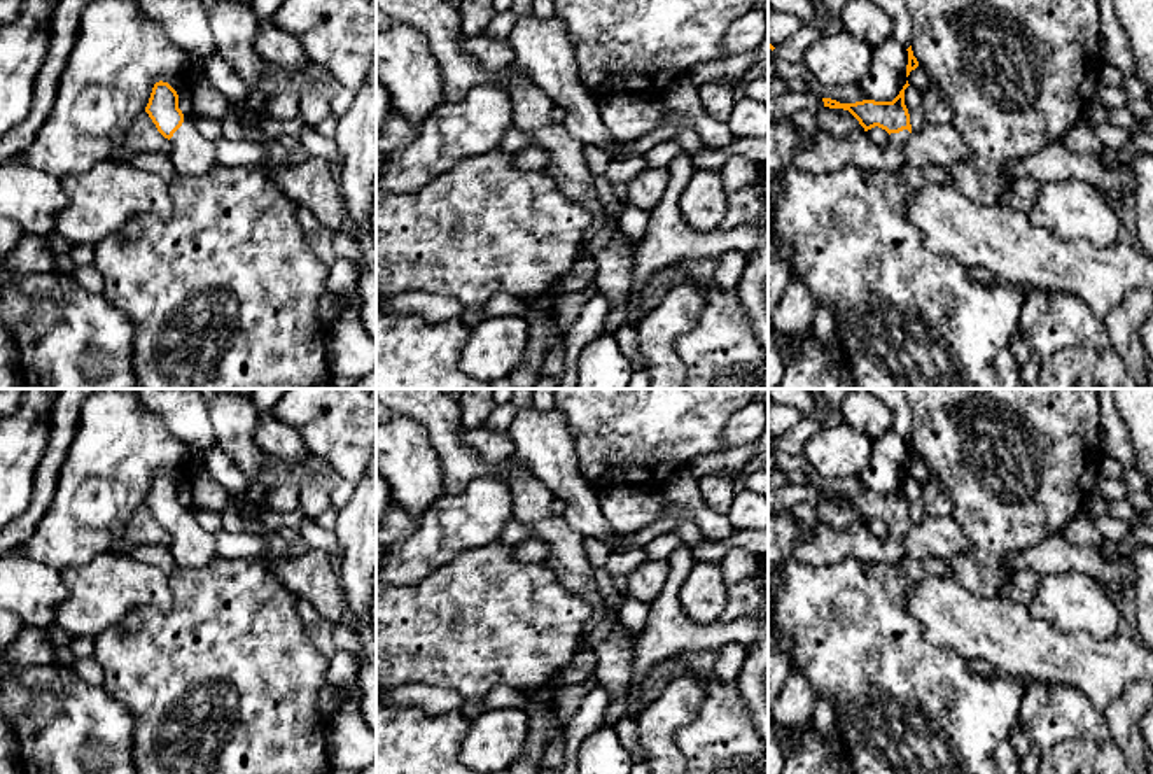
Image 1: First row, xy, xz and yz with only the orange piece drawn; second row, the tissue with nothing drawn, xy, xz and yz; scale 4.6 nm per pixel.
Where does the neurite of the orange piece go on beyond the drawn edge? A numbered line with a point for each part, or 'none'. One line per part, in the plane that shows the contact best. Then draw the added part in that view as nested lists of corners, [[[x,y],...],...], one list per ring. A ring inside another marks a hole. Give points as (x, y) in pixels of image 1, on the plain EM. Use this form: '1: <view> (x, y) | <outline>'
1: xy (191, 545) | [[[184,508],[182,518],[170,531],[170,553],[178,567],[201,567],[217,557],[215,538],[205,531],[192,510]]]

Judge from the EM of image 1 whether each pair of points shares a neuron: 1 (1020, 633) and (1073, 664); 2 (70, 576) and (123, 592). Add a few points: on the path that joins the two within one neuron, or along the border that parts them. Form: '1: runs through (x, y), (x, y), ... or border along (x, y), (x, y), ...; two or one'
1: runs through (1033, 645), (1043, 654), (1061, 657); one
2: runs through (83, 584), (91, 589), (111, 589); one

